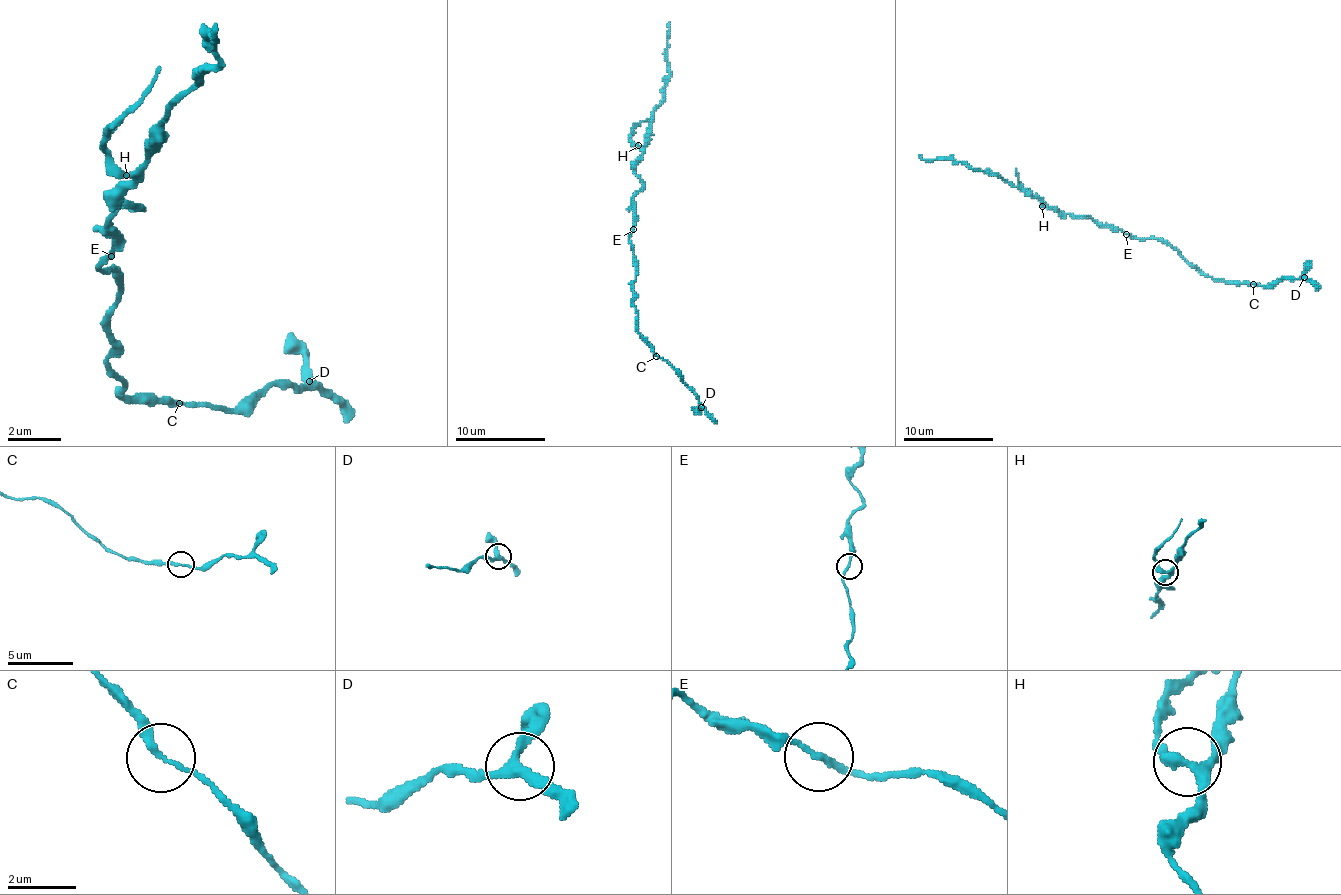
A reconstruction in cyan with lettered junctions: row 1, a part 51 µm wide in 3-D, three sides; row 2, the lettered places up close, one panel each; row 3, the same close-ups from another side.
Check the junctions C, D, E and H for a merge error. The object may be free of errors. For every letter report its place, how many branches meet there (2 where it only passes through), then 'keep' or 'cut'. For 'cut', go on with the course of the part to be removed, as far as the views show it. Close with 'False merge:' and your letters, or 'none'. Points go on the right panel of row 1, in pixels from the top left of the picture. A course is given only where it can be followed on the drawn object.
C: (1253, 284) | 2 | keep
D: (1304, 277) | 3 | keep
E: (1126, 234) | 2 | keep
H: (1042, 206) | 3 | cut | (1043, 207), (1018, 180), (1016, 168)
False merge: H

